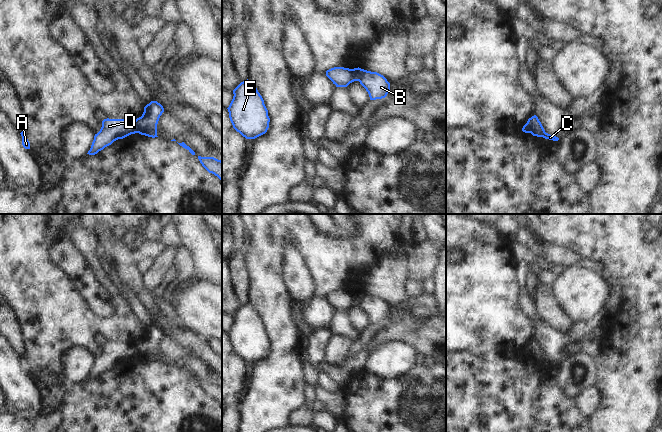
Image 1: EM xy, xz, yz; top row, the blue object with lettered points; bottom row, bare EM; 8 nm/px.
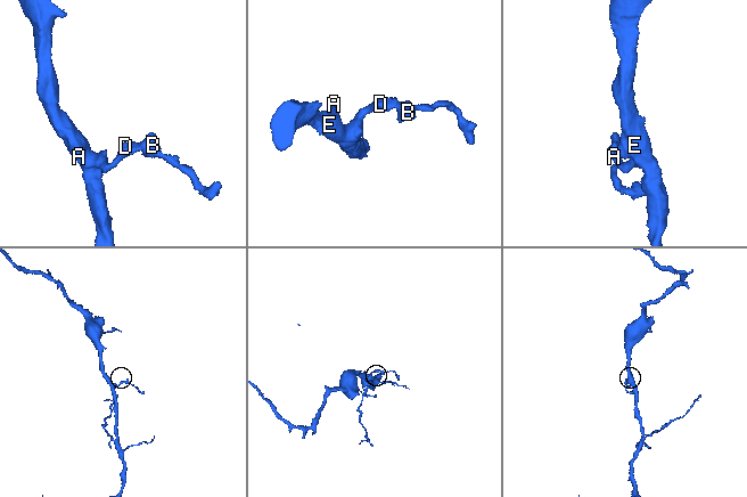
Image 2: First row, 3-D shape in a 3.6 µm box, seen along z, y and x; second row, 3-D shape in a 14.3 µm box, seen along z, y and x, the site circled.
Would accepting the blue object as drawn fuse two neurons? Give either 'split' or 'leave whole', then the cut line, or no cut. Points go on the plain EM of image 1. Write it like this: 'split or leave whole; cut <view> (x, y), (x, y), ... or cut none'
split; cut xy (135, 344), (138, 356)

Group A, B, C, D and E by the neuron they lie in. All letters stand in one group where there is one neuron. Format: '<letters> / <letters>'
A D E / B C

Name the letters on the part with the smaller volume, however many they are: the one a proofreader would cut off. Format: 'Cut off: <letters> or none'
Cut off: B, C.

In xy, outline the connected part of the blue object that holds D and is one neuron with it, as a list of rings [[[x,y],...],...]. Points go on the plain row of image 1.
[[[104,343],[100,355],[95,358],[91,372],[87,378],[95,379],[118,363],[138,357],[136,345],[127,343]]]

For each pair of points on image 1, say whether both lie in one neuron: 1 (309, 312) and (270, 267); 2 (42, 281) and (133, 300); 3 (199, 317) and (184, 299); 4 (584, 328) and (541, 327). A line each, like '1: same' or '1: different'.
1: same
2: different
3: same
4: same

